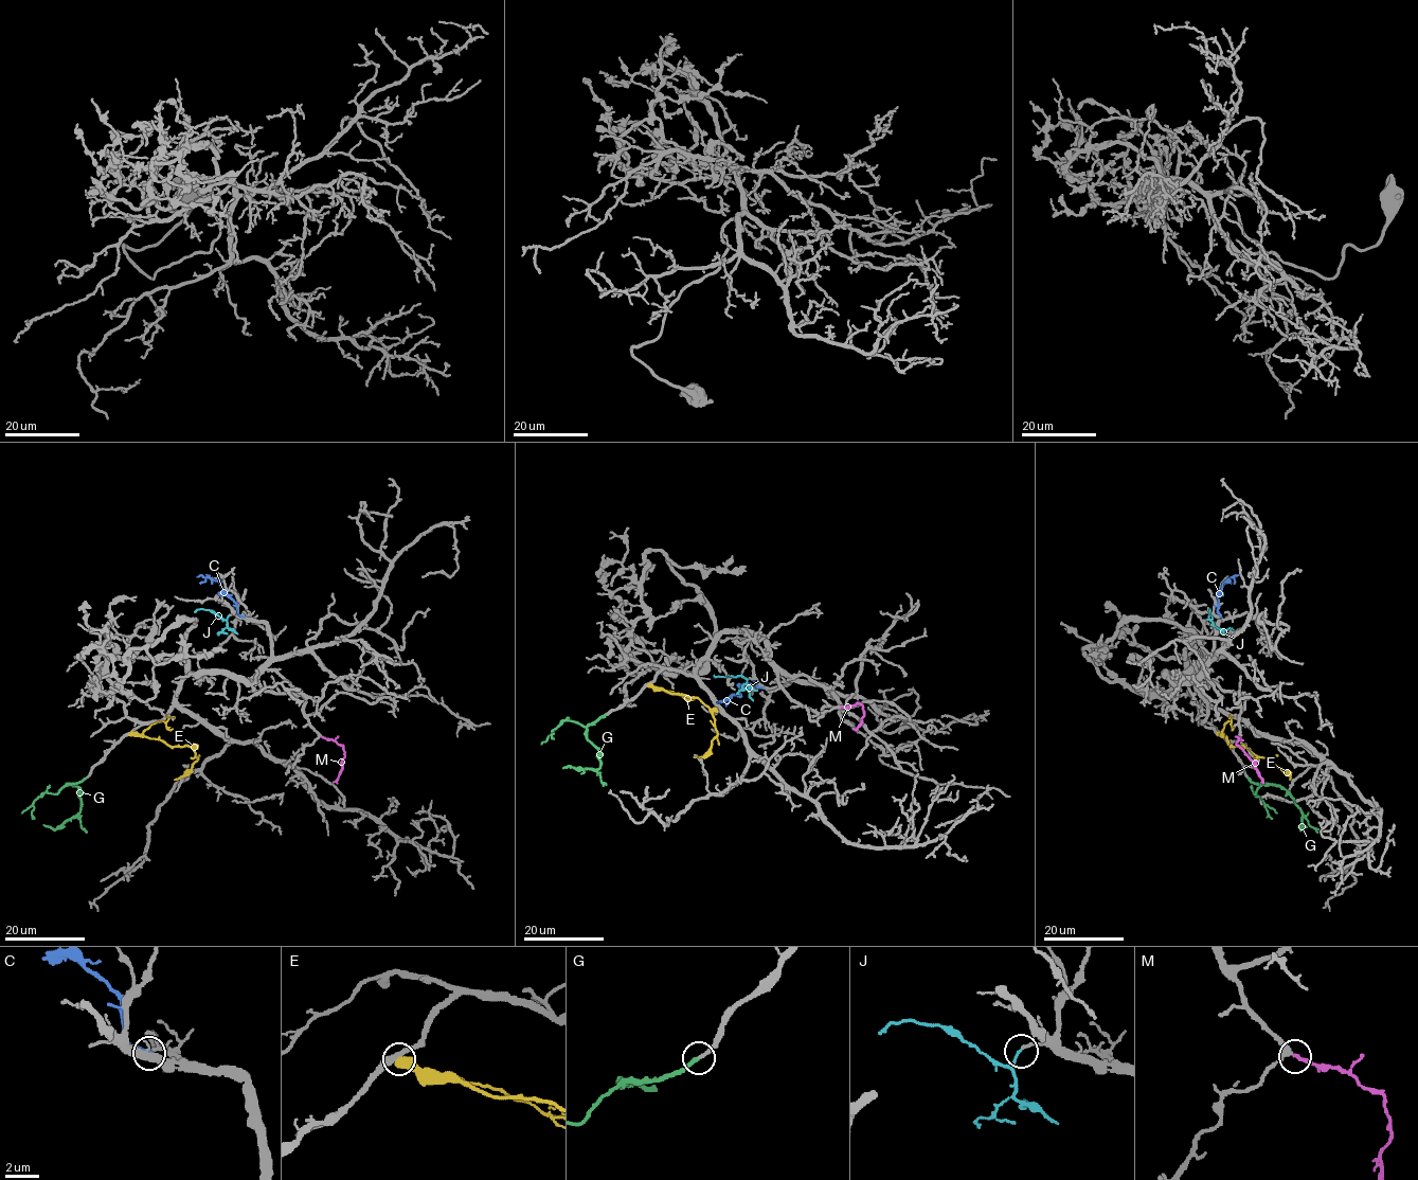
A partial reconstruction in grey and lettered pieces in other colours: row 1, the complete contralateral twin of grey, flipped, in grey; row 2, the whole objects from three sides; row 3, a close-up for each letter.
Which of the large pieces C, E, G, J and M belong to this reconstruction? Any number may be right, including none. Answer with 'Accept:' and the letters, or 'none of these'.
Accept: G, J, M

